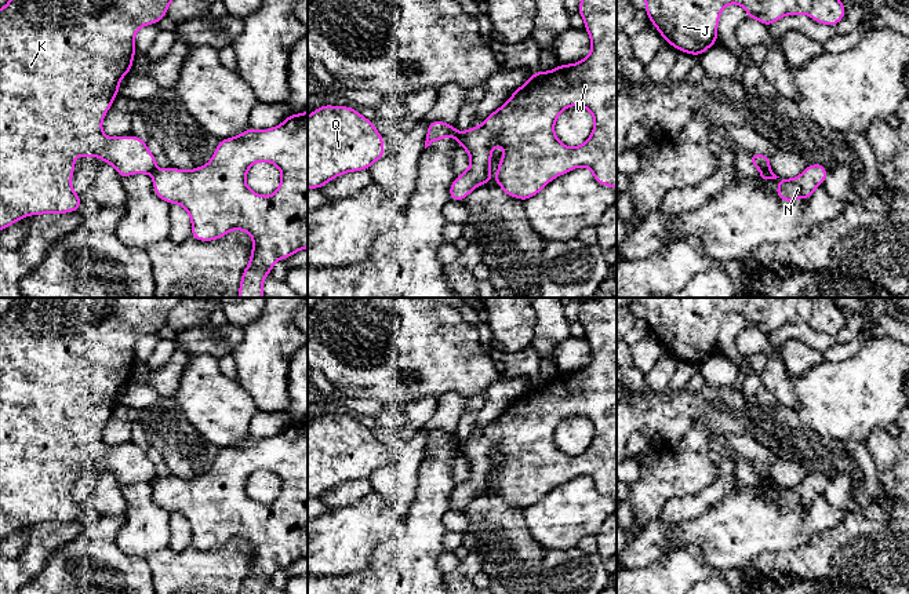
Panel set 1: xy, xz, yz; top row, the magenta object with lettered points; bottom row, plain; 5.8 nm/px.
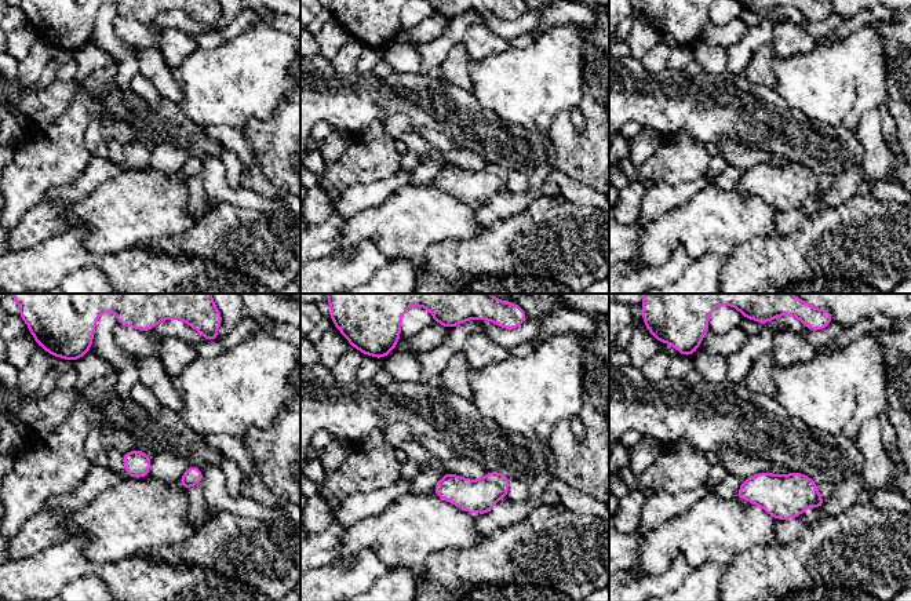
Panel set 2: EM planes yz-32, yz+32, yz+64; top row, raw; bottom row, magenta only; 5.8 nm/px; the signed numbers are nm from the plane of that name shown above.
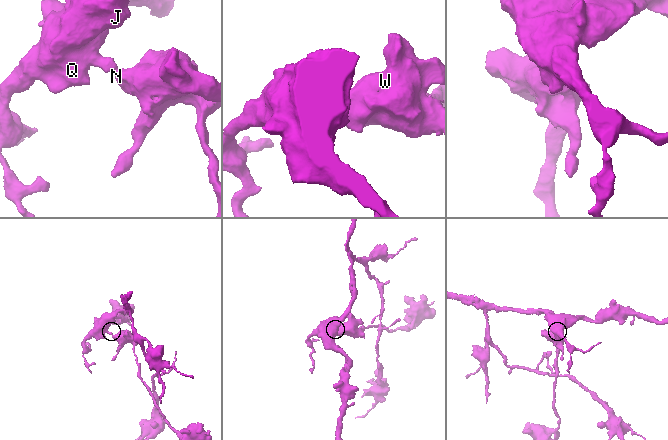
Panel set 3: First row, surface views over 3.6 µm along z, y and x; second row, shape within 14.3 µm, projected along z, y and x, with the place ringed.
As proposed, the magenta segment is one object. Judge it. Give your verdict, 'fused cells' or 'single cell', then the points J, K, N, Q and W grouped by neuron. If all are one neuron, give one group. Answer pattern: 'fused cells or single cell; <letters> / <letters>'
fused cells; J K Q / N W

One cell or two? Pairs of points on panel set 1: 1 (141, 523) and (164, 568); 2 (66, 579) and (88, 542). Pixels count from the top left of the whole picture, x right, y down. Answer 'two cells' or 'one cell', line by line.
1: two cells
2: one cell

